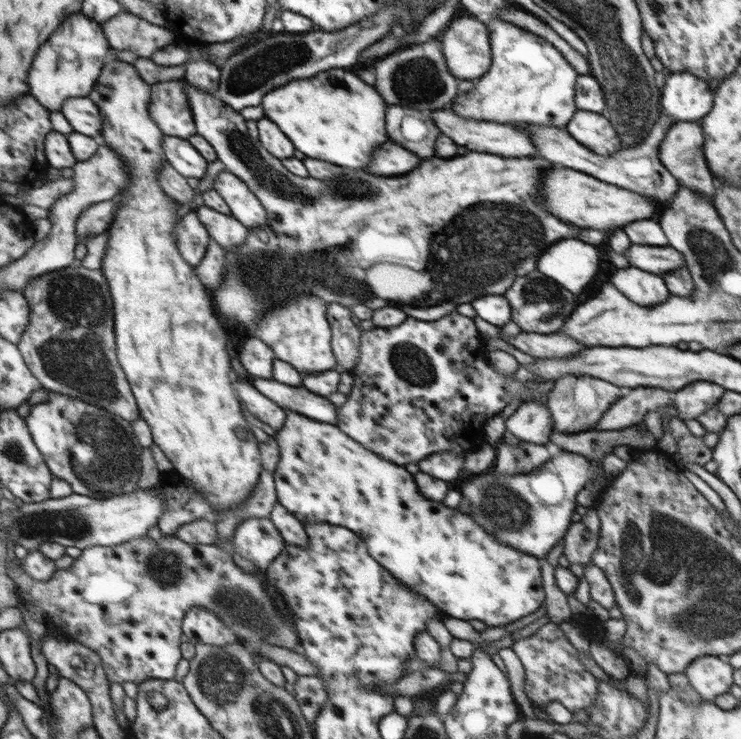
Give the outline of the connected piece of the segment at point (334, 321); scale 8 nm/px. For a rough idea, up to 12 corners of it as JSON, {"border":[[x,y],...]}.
{"border":[[328,305],[337,364],[351,372],[360,354],[359,326],[348,307]]}

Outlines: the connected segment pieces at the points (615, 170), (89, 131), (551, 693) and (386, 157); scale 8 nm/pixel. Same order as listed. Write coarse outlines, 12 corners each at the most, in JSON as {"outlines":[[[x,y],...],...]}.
{"outlines":[[[662,111],[639,145],[600,156],[562,127],[518,123],[546,160],[648,196],[678,192],[658,159],[674,122]],[[90,98],[66,99],[74,131],[99,139],[101,111]],[[558,623],[511,649],[524,690],[546,708],[593,705],[597,679]],[[388,140],[364,171],[376,176],[410,172],[420,158]]]}

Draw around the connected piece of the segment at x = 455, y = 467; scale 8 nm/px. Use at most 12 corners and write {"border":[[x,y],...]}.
{"border":[[435,452],[419,460],[420,471],[452,483],[464,454]]}

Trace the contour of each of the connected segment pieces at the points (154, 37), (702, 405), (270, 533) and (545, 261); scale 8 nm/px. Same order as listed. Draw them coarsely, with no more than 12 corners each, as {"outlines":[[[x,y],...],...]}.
{"outlines":[[[130,12],[101,26],[111,48],[146,59],[179,41]],[[710,382],[676,391],[673,403],[683,421],[697,419],[724,393]],[[270,518],[236,528],[234,553],[268,569],[286,544]],[[582,237],[552,244],[536,268],[566,290],[582,292],[601,251]]]}

